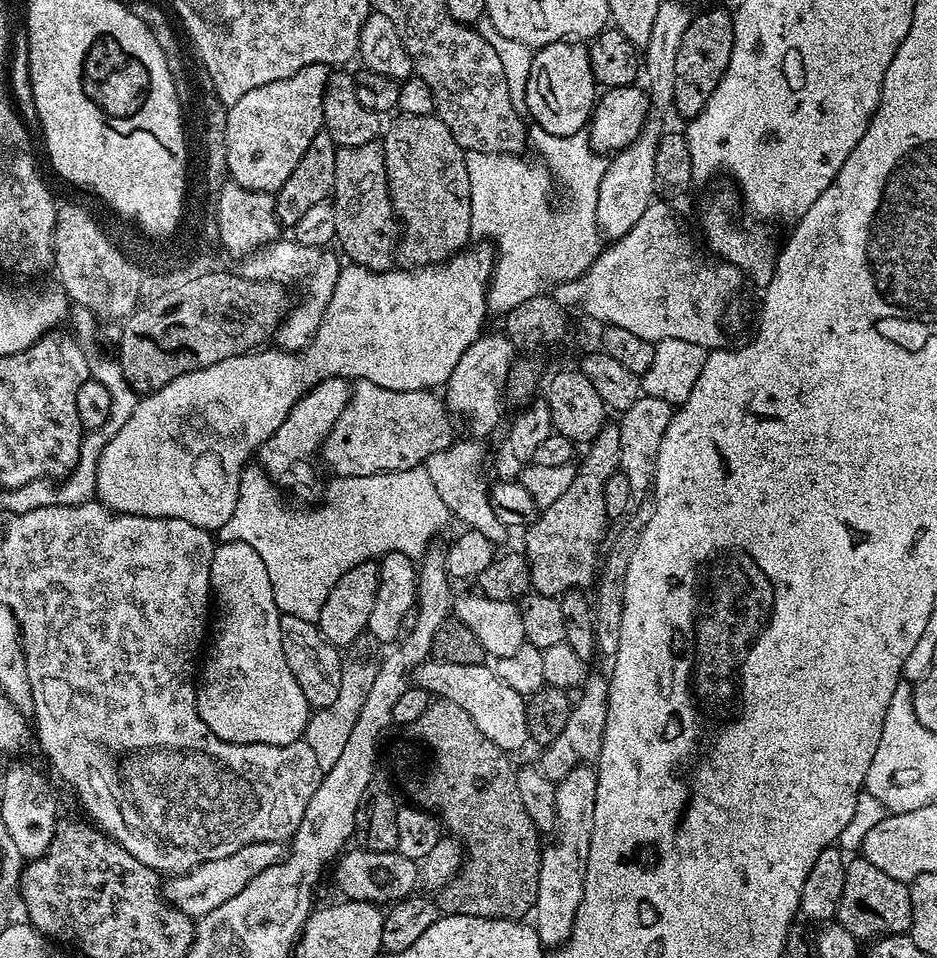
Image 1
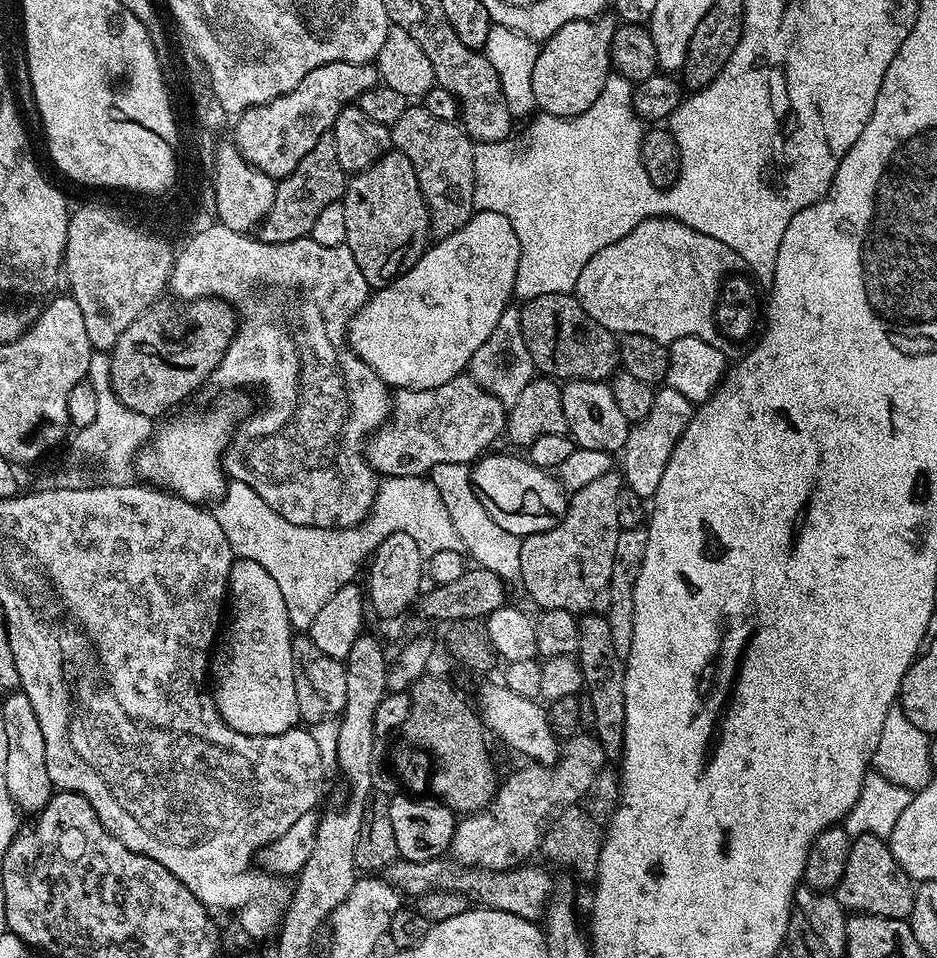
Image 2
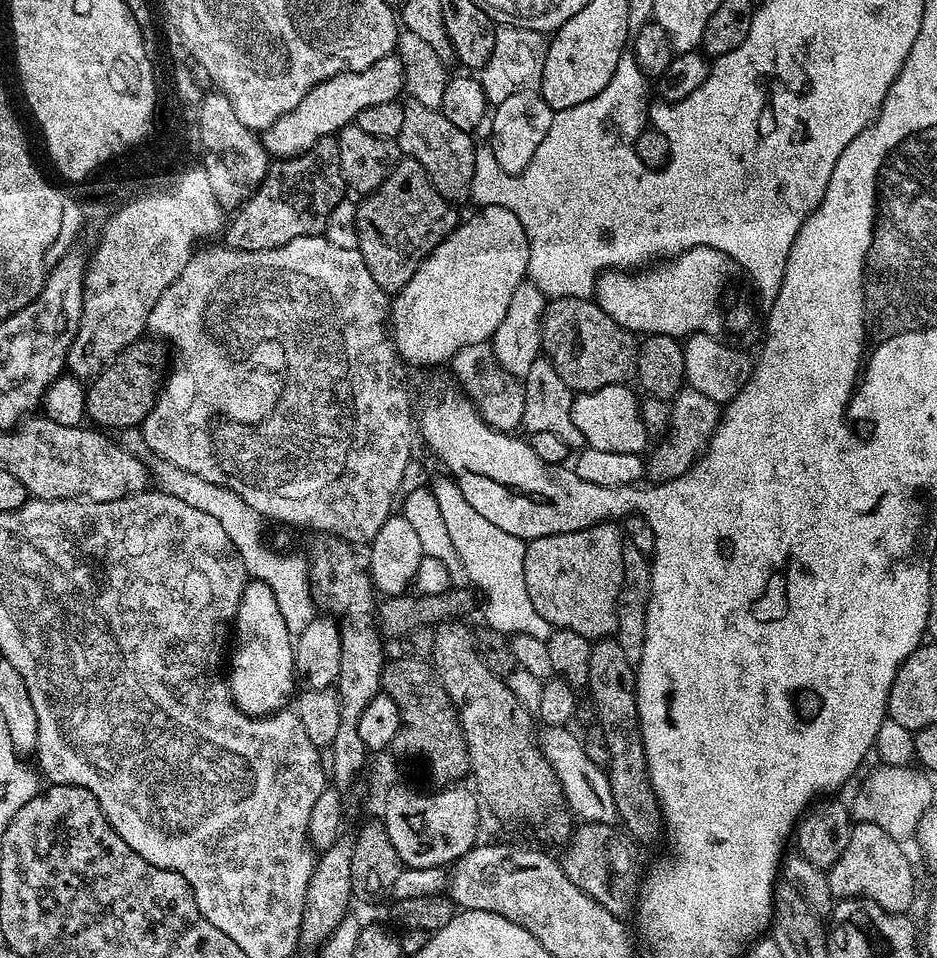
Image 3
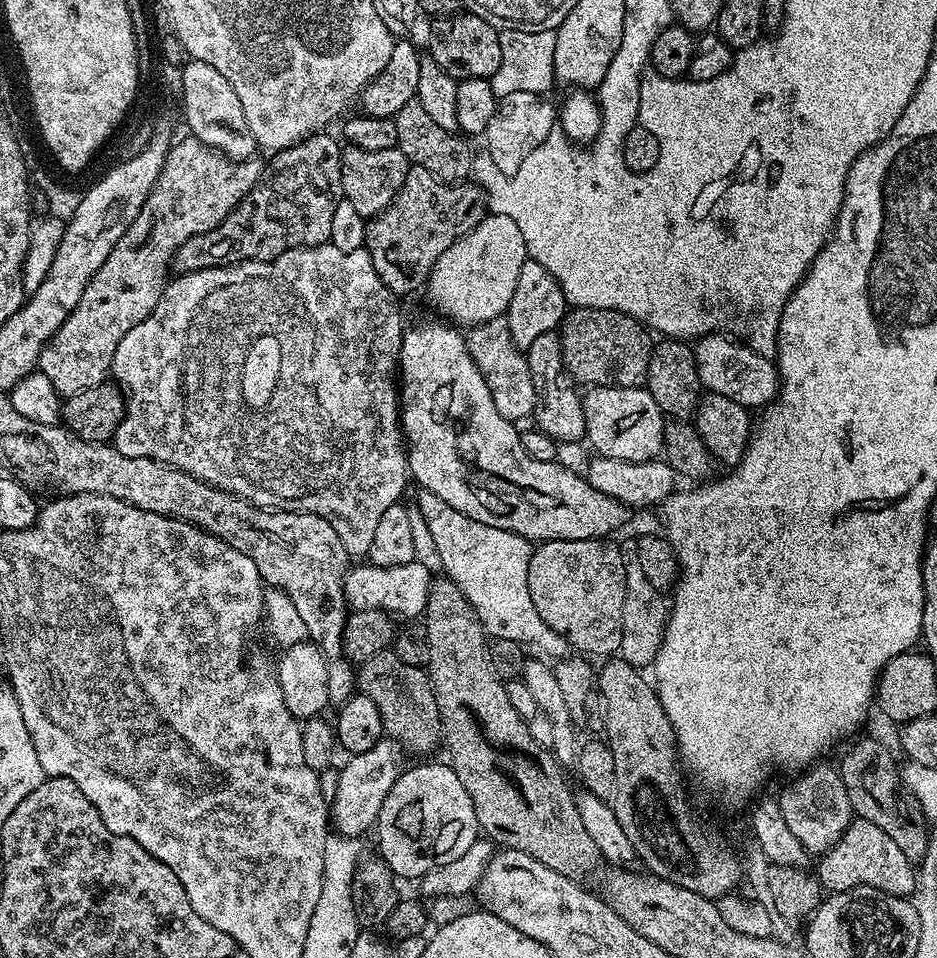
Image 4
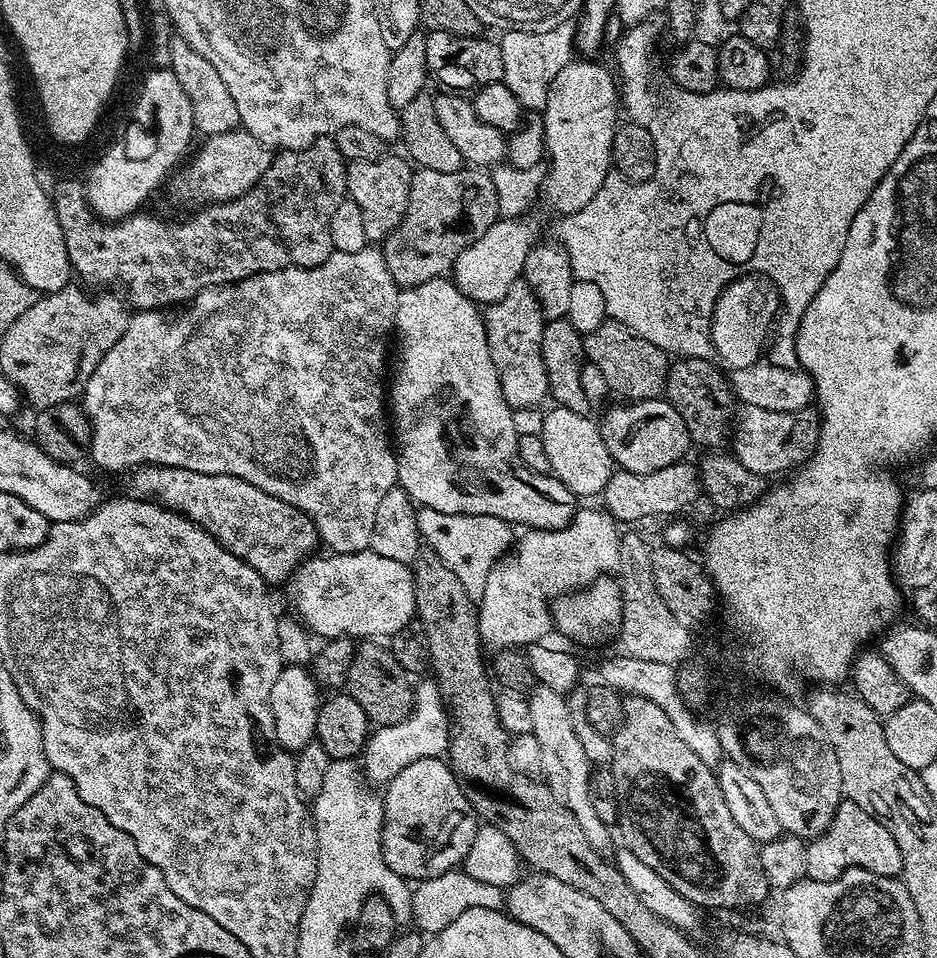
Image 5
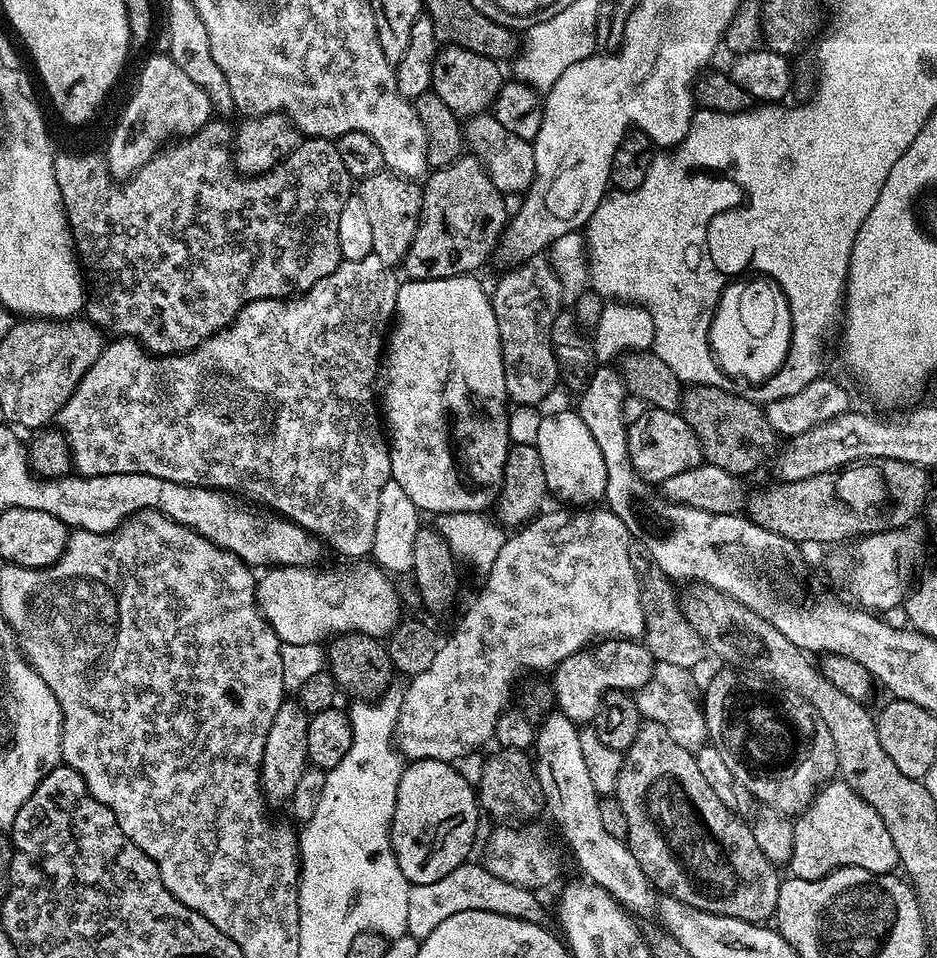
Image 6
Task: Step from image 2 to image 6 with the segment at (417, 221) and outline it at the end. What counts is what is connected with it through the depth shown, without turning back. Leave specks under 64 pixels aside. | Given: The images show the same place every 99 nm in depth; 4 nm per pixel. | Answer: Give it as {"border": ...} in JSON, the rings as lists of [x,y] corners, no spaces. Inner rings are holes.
{"border":[[[462,154],[454,163],[435,169],[423,181],[422,191],[424,197],[420,211],[420,225],[414,234],[414,242],[410,242],[410,250],[404,256],[403,275],[410,280],[433,280],[479,273],[478,270],[487,262],[488,255],[495,248],[497,251],[510,219],[505,204],[505,193],[496,189],[479,160],[471,154]]]}

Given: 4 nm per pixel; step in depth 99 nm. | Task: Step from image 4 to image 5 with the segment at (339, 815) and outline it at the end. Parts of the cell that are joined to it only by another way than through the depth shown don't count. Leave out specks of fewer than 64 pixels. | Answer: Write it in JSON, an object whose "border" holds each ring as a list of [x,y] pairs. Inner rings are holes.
{"border":[[[424,678],[421,684],[417,683],[412,697],[412,713],[405,720],[397,724],[385,724],[377,727],[369,735],[364,745],[362,761],[364,760],[363,779],[369,785],[380,784],[386,786],[395,778],[400,770],[405,770],[412,762],[419,759],[434,759],[443,757],[448,750],[450,739],[450,712],[440,695],[440,688],[435,679]]]}

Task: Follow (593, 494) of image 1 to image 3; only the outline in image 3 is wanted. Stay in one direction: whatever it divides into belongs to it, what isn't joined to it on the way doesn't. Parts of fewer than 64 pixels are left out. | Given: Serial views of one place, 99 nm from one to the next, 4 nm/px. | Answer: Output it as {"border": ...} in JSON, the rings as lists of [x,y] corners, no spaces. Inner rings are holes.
{"border":[[[594,524],[592,526],[573,528],[560,535],[543,536],[529,541],[523,554],[523,574],[526,592],[534,610],[537,611],[553,629],[573,630],[576,634],[595,642],[611,637],[617,626],[617,599],[624,581],[624,563],[622,550],[624,540],[621,529],[612,524]]]}

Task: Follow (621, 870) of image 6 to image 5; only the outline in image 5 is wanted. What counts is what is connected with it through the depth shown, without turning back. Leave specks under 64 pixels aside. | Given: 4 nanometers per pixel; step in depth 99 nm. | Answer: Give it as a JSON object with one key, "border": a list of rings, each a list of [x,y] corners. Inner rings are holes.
{"border":[[[537,683],[527,693],[527,697],[532,723],[531,732],[538,740],[541,751],[539,771],[542,773],[543,783],[547,784],[558,803],[578,822],[586,842],[590,842],[592,848],[604,850],[608,844],[610,828],[600,821],[589,801],[590,780],[594,768],[589,764],[582,745],[578,743],[578,738],[574,734],[574,722],[570,719],[570,706],[565,695],[544,684]]]}

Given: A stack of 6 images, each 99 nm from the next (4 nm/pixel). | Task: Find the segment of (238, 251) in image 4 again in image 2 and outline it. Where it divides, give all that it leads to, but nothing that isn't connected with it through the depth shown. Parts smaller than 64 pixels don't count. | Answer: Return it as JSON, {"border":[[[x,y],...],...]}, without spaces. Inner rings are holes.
{"border":[[[332,133],[322,134],[322,138],[314,142],[310,154],[306,154],[290,174],[279,177],[274,202],[258,225],[258,239],[271,244],[305,239],[311,233],[318,213],[330,206],[330,202],[343,197],[345,183],[346,173],[338,162],[338,149],[334,146]]]}

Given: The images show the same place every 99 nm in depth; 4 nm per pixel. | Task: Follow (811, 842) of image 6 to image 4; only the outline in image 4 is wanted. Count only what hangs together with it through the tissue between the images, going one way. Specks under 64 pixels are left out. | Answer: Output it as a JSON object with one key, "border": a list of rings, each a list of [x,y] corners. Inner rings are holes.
{"border":[[[853,819],[846,834],[842,834],[842,838],[838,838],[833,848],[823,853],[819,860],[820,865],[814,872],[821,889],[828,894],[845,892],[858,886],[870,886],[886,894],[908,898],[916,890],[917,869],[913,861],[902,854],[898,842],[894,842],[894,838],[886,834],[886,830],[874,826],[874,822],[869,820]]]}

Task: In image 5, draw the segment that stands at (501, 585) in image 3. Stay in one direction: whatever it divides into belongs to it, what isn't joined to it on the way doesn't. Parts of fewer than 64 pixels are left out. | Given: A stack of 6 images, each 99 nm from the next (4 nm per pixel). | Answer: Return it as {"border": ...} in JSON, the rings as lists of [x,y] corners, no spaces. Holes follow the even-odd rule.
{"border":[[[425,507],[417,511],[416,517],[421,541],[431,552],[438,554],[438,558],[442,558],[442,562],[446,562],[446,566],[450,566],[454,574],[458,574],[458,582],[462,582],[466,594],[473,601],[480,601],[488,575],[509,555],[513,547],[513,525],[502,518],[486,514],[442,514],[442,510]]]}

